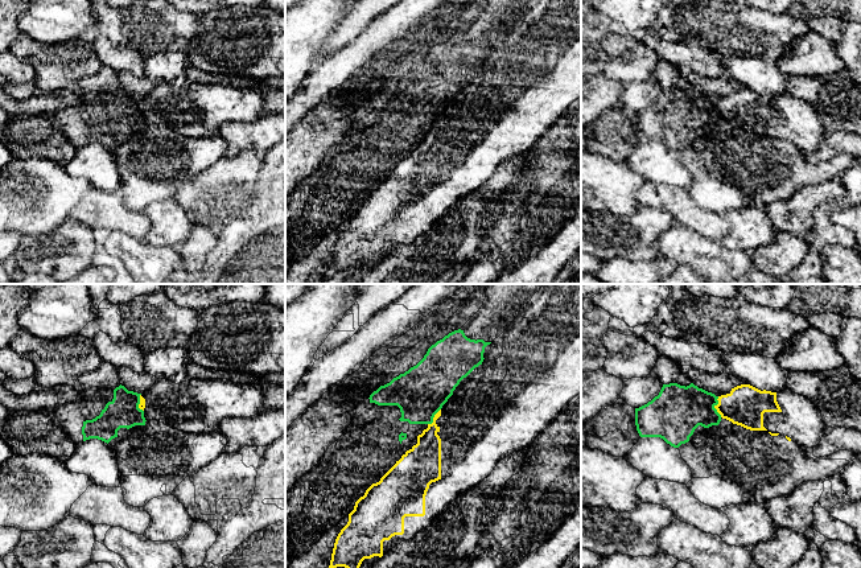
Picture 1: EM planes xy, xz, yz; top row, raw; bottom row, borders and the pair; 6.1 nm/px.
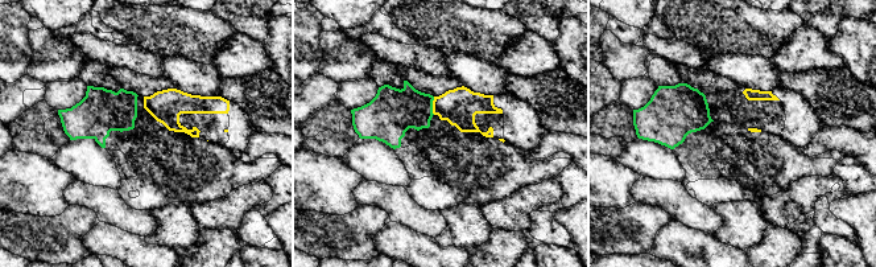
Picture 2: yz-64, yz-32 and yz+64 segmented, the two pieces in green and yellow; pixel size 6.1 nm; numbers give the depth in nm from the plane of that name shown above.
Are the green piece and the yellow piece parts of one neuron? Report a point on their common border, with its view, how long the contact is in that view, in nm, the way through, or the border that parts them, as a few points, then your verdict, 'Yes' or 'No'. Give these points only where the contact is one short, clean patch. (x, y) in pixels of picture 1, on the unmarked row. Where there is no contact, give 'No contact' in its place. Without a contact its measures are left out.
Touches green at yz (713, 111). Shared border 130 nm. Boundary: yz (717, 101), (715, 112), (721, 120). No

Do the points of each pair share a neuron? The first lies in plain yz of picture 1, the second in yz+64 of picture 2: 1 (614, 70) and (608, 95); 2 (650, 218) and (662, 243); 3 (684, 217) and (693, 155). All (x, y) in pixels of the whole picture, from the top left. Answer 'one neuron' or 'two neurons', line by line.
1: two neurons
2: two neurons
3: two neurons

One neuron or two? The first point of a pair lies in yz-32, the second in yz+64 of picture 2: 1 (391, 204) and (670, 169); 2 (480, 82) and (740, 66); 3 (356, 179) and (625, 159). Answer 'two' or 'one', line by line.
1: two
2: one
3: two

